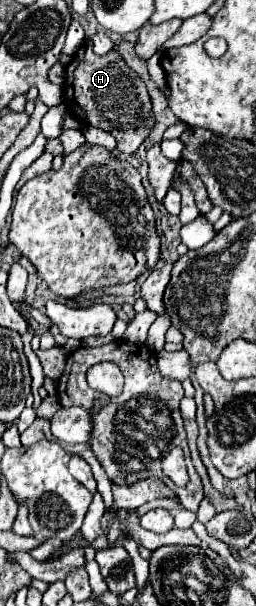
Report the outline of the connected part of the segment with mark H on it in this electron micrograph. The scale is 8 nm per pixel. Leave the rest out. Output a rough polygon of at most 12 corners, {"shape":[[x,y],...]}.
{"shape":[[90,40],[66,66],[64,104],[138,150],[154,126],[144,82]]}

